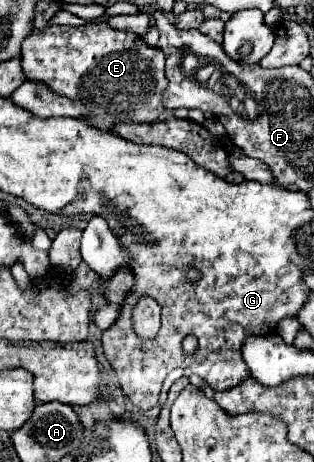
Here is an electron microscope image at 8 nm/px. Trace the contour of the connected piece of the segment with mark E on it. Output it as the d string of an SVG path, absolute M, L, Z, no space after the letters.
M106 22L86 26L48 26L26 36L26 42L22 42L20 58L27 80L39 81L60 96L82 102L92 112L88 122L102 130L110 130L110 122L116 118L128 118L132 122L154 122L164 112L162 92L168 86L164 76L164 54L162 50L144 44L144 40L134 32L114 30Z

